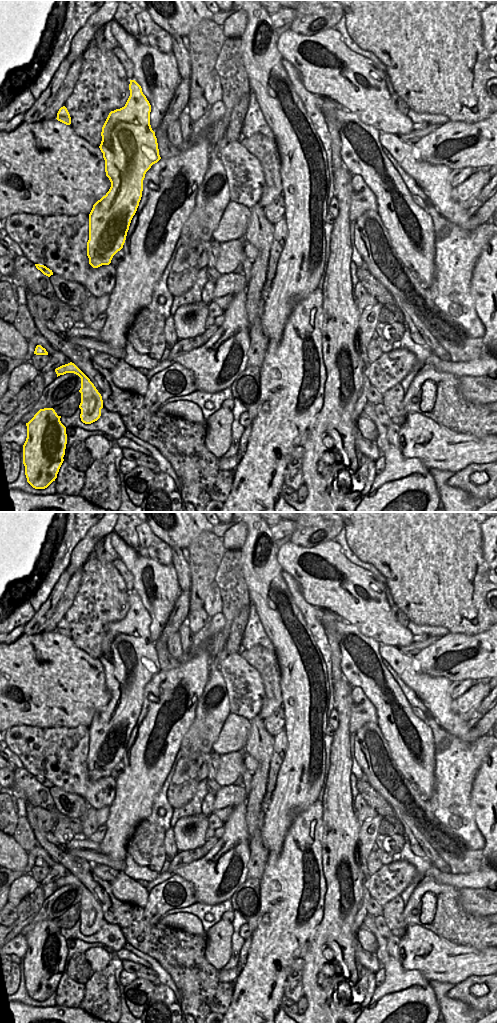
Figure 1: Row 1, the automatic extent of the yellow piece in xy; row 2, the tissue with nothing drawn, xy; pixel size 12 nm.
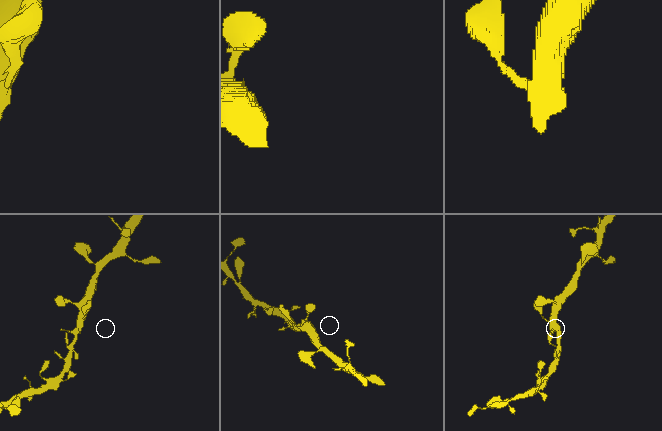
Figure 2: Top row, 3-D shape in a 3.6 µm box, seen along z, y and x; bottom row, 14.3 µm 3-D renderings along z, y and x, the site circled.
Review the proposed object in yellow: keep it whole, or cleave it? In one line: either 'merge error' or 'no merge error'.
no merge error

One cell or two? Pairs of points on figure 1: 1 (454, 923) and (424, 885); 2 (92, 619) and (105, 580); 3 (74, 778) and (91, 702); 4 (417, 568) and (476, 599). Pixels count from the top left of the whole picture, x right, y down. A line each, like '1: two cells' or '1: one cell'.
1: one cell
2: one cell
3: two cells
4: one cell

